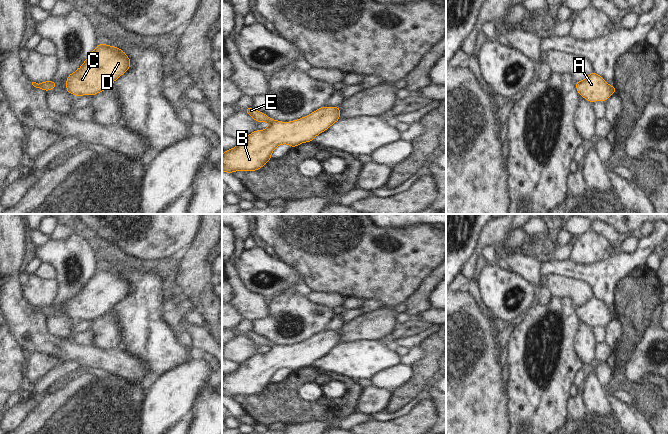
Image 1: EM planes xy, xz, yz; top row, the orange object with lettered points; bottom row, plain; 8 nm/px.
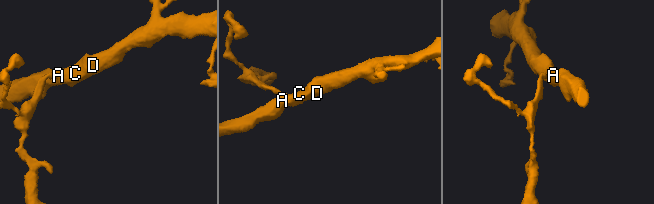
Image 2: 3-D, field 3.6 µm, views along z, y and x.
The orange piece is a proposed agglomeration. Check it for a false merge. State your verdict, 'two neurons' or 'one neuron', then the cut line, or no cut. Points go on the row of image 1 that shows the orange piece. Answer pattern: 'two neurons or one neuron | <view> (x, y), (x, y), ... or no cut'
one neuron | no cut

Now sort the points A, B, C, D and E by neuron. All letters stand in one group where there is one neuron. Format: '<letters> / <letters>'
A B C D E

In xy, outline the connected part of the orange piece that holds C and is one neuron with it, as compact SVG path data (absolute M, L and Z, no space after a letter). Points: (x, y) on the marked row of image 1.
M100 43L81 67L68 76L66 90L78 97L93 96L110 88L130 66L130 58L120 48Z

